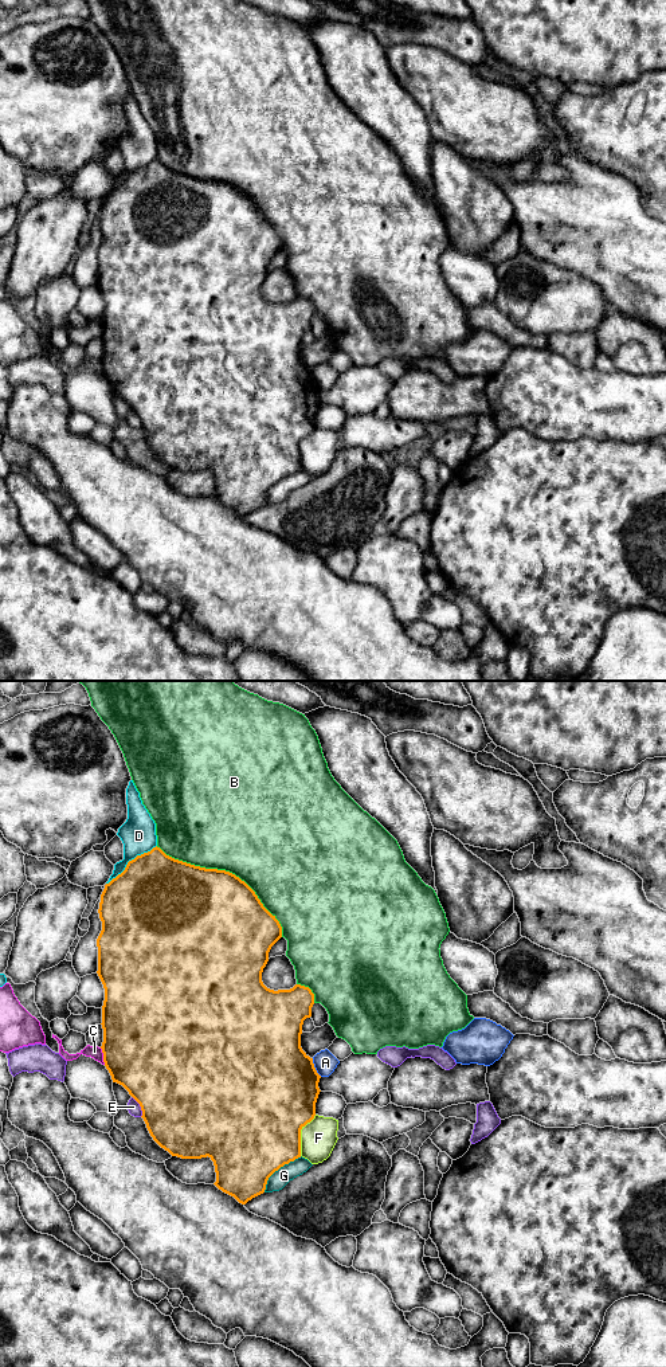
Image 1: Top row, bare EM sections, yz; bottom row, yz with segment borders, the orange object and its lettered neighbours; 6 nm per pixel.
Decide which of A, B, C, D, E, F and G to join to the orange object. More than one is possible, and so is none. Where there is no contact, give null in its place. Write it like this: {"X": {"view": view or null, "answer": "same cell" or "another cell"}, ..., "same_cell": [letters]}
{"A": {"view": "yz", "answer": "another cell"}, "B": {"view": "yz", "answer": "another cell"}, "C": {"view": "yz", "answer": "another cell"}, "D": {"view": "yz", "answer": "another cell"}, "E": {"view": "yz", "answer": "another cell"}, "F": {"view": "yz", "answer": "another cell"}, "G": {"view": "yz", "answer": "another cell"}, "same_cell": []}

